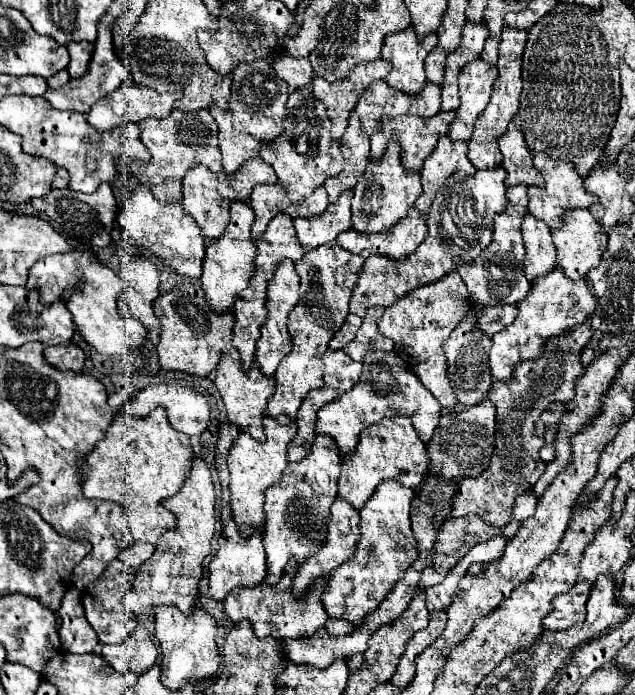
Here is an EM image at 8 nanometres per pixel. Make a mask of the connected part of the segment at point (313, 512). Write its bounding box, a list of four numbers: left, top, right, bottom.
[262,436,340,584]

